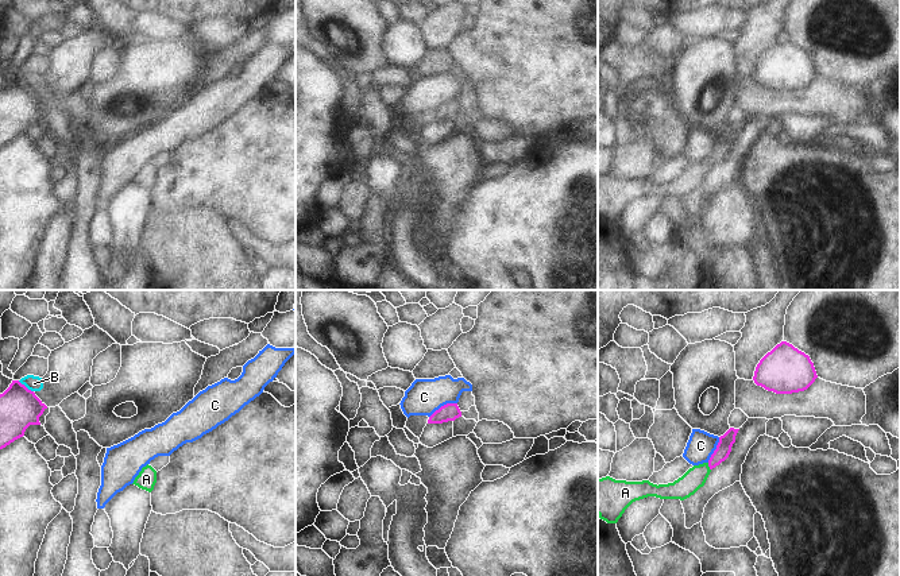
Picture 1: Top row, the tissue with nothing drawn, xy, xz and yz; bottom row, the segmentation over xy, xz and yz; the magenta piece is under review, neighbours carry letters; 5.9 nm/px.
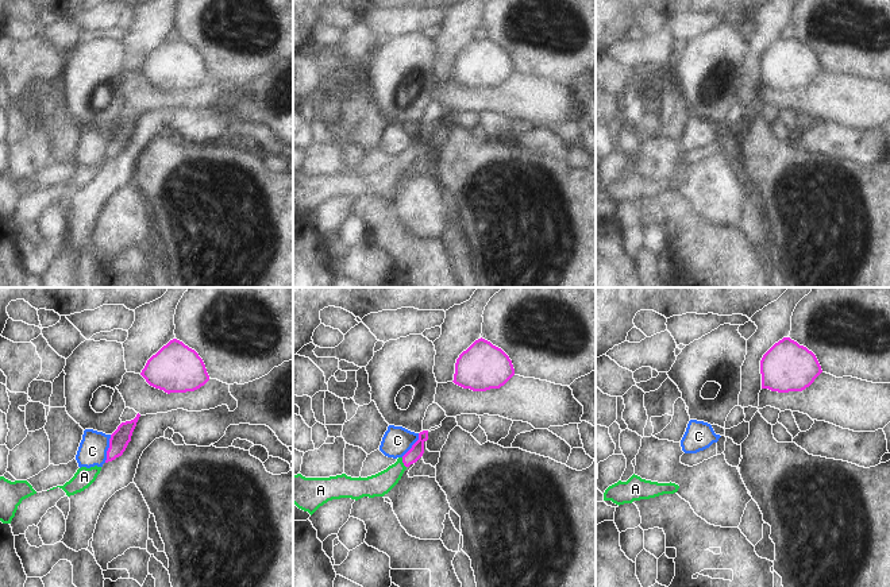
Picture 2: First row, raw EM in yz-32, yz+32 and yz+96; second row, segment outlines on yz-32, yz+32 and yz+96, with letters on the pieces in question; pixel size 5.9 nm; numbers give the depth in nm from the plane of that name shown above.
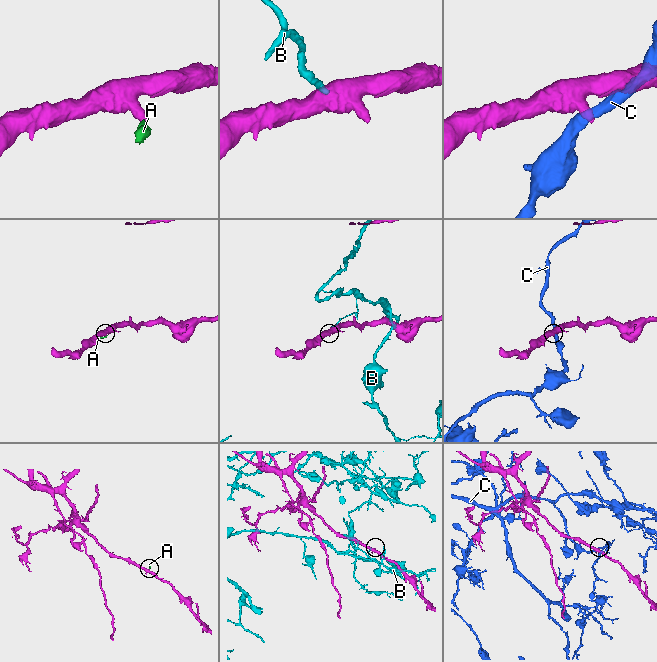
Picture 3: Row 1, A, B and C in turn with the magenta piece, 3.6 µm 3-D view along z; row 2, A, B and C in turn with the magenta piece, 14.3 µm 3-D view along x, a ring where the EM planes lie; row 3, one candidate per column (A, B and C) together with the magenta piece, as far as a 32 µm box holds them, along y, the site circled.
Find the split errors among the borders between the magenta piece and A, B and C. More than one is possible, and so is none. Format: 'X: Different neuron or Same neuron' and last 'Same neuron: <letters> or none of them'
A: Same neuron
B: Different neuron
C: Different neuron
Same neuron: A.

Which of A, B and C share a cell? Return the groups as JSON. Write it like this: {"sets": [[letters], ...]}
{"sets": [["A"], ["B"], ["C"]]}

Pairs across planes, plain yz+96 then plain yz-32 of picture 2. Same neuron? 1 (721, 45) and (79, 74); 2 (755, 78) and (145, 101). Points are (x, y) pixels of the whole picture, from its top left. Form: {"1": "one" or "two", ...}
{"1": "one", "2": "two"}

